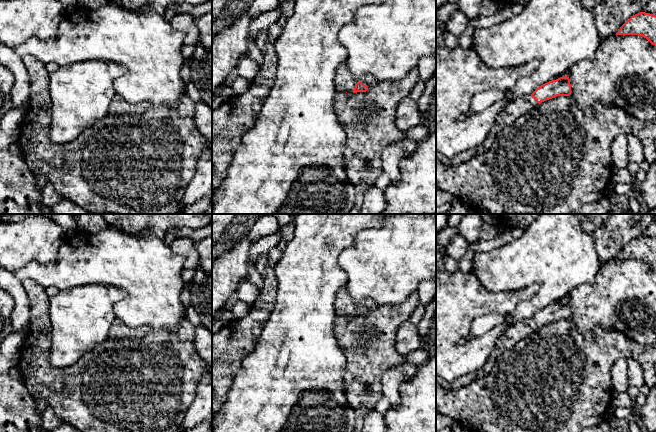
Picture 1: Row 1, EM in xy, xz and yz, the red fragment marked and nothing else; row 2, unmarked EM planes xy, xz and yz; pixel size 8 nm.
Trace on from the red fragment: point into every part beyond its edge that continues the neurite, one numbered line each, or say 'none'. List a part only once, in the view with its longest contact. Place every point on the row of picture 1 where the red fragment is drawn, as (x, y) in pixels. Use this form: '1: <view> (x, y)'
1: xz (344, 81)

